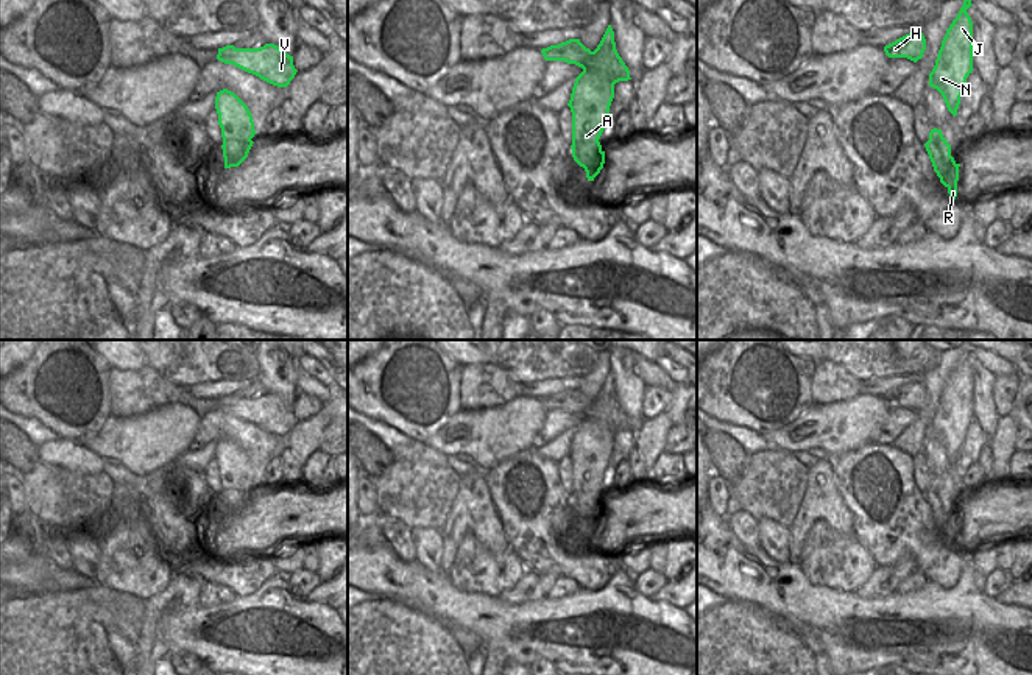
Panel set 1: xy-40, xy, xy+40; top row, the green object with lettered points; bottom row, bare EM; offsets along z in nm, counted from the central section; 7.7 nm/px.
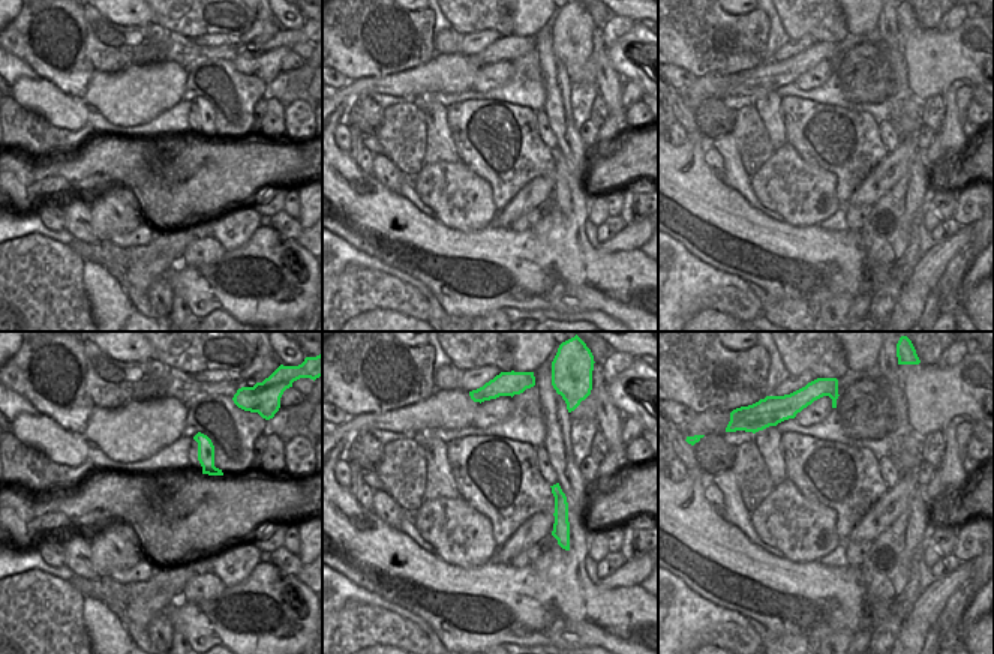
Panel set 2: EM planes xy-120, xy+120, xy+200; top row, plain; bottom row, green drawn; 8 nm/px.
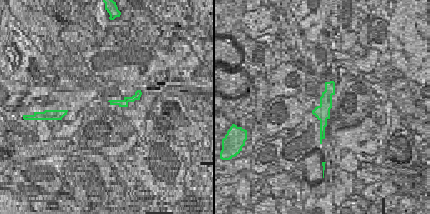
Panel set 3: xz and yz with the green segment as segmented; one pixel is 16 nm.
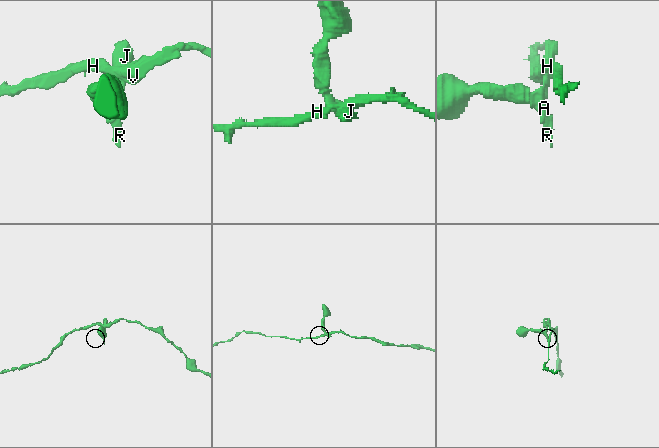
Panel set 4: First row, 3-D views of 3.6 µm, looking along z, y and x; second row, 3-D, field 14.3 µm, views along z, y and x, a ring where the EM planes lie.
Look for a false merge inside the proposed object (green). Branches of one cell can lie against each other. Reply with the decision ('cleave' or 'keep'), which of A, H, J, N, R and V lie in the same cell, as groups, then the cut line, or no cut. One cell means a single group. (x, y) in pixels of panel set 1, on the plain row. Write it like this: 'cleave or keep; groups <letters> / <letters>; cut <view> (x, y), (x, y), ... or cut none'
cleave; groups A J N R / H V; cut xy (583, 417), (593, 417), (616, 431)

